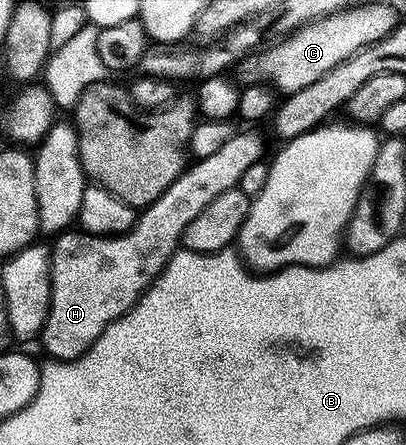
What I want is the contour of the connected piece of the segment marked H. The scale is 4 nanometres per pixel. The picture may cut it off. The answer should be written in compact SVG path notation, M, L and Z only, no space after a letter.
M147 210L138 215L135 227L128 234L100 236L86 232L67 232L56 237L50 247L51 256L51 311L41 335L43 350L48 359L57 362L75 362L93 348L93 344L118 318L125 315L149 287L158 280L163 269L177 253L177 226L171 212Z

